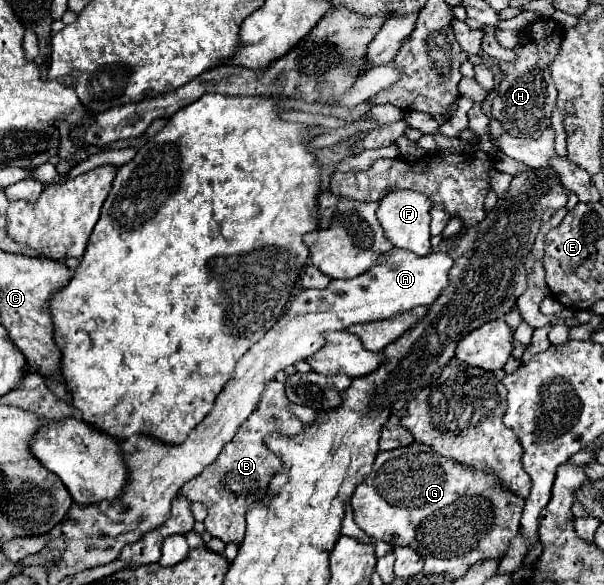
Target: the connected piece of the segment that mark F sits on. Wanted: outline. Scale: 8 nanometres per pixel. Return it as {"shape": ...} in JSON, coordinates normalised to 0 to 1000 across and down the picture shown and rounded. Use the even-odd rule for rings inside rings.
{"shape":[[[647,328],[641,332],[624,359],[624,373],[637,393],[637,407],[667,427],[677,427],[690,438],[704,438],[714,424],[710,417],[710,383],[714,383],[714,342],[694,328]]]}

